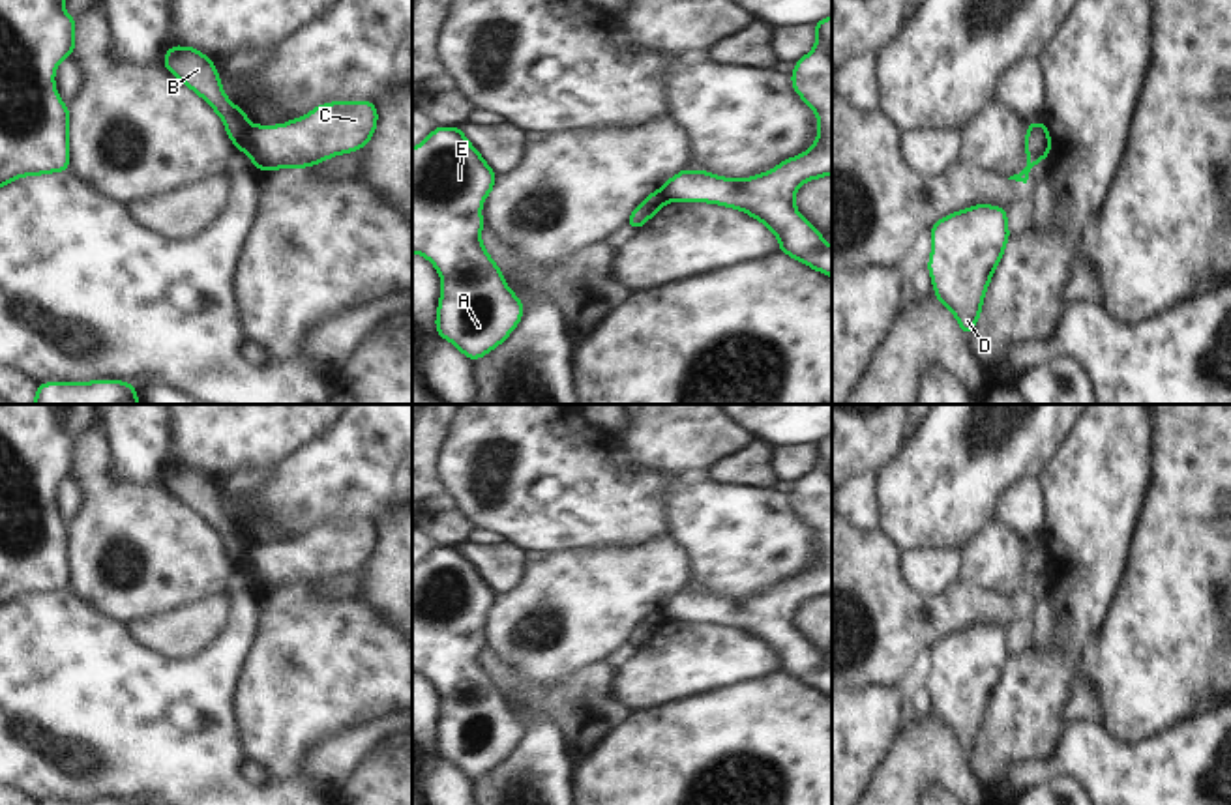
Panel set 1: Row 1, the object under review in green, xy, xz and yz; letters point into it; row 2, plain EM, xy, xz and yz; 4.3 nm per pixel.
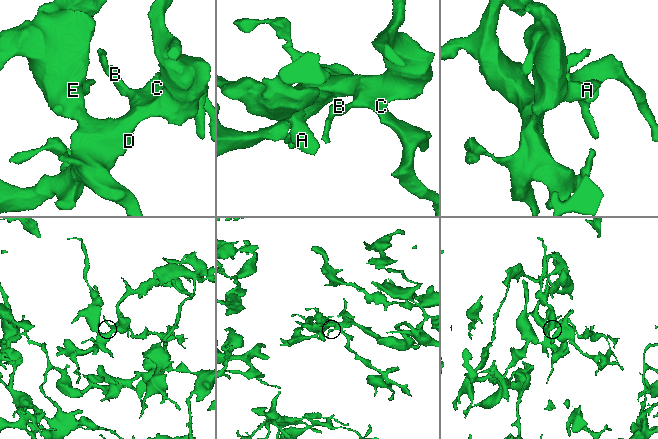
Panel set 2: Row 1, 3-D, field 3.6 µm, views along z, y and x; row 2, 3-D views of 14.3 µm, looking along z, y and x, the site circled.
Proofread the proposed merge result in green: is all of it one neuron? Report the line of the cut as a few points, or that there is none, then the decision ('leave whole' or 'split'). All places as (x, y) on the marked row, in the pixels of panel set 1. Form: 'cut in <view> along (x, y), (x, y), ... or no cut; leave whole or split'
cut in xy along (250, 126), (240, 148); split

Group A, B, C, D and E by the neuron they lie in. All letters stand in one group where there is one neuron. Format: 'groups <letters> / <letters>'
groups A C D E / B

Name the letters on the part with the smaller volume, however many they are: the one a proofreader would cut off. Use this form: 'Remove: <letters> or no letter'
Remove: B

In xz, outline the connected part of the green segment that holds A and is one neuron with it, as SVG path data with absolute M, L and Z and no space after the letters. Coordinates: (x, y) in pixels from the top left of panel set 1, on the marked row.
M435 127L412 148L412 253L423 255L442 279L435 328L470 361L489 354L523 318L523 301L508 288L500 268L482 245L482 200L497 182L495 170L461 127Z

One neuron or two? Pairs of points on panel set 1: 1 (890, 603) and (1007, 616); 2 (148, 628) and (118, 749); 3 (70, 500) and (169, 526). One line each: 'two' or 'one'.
1: one
2: two
3: two

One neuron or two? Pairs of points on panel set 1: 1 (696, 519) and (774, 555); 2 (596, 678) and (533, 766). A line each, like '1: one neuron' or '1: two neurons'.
1: one neuron
2: two neurons

